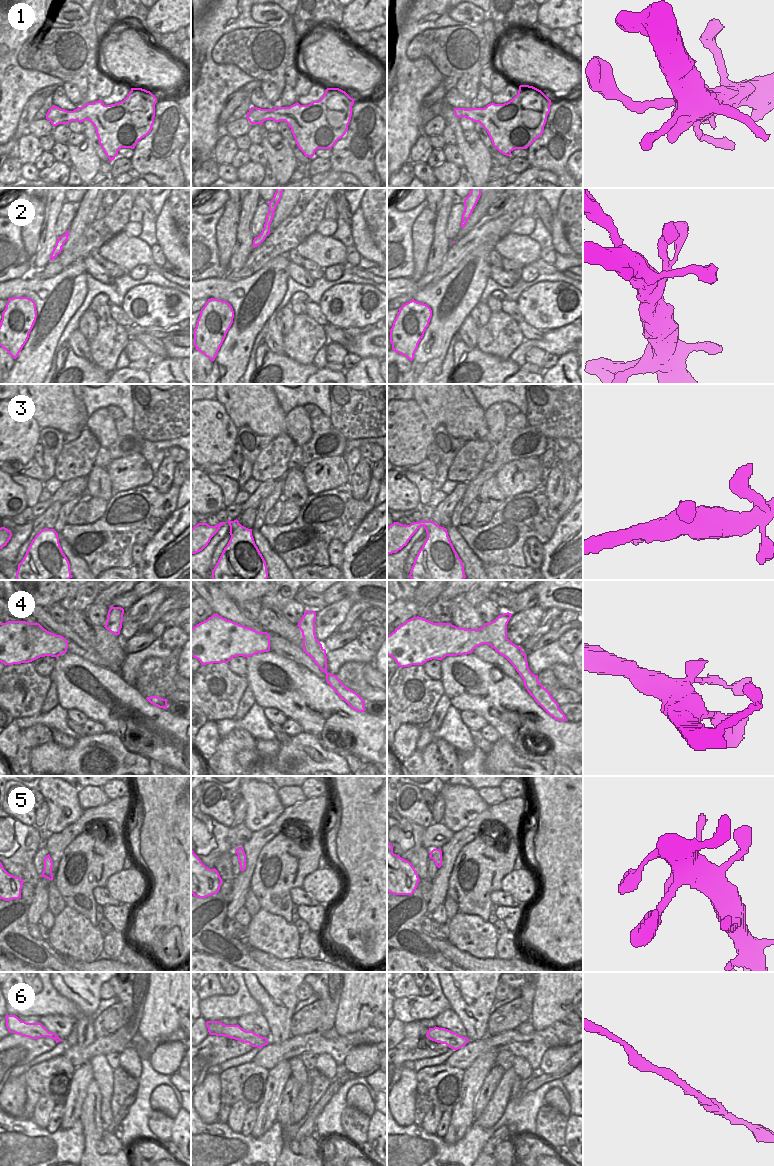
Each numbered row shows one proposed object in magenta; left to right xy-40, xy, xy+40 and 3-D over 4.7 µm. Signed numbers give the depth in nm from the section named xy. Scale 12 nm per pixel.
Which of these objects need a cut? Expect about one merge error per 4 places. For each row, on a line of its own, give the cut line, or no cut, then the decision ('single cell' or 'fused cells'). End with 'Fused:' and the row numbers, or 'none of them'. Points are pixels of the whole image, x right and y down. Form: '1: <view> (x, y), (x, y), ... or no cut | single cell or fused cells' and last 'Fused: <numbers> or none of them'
1: no cut | single cell
2: no cut | single cell
3: no cut | single cell
4: no cut | single cell
5: no cut | single cell
6: no cut | single cell
Fused: none of them

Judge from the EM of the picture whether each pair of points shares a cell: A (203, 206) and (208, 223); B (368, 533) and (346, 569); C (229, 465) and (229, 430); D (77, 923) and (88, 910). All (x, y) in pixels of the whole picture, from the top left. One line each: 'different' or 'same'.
A: different
B: same
C: different
D: different

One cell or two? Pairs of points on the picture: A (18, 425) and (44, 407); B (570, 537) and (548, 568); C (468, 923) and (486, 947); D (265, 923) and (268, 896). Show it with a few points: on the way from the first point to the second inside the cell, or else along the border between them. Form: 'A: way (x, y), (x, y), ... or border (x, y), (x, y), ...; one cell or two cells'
A: border (38, 424), (41, 428); two cells
B: way (570, 545), (556, 561); one cell
C: way (468, 929), (480, 941); one cell
D: border (261, 908), (271, 913), (279, 914), (287, 921); two cells

